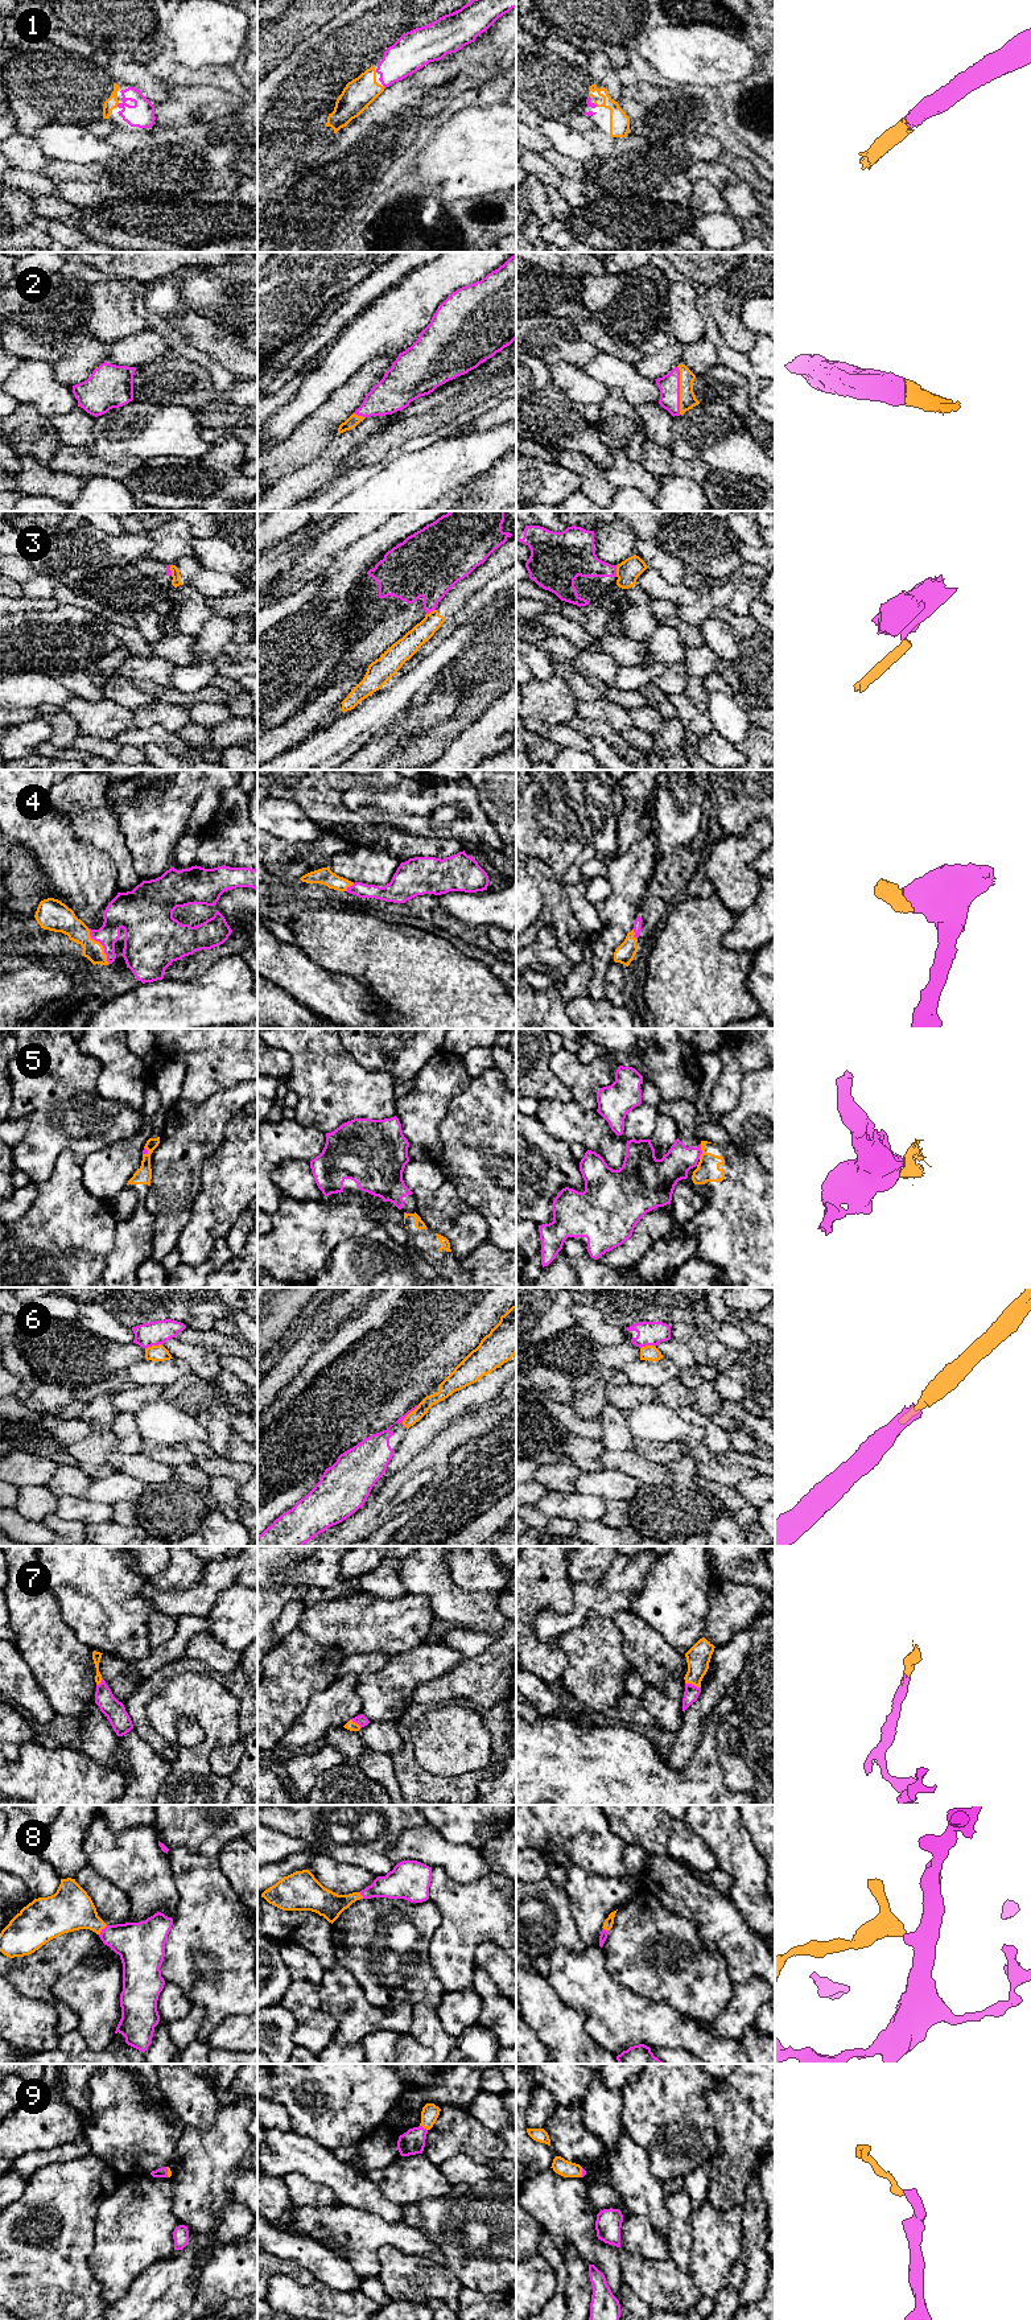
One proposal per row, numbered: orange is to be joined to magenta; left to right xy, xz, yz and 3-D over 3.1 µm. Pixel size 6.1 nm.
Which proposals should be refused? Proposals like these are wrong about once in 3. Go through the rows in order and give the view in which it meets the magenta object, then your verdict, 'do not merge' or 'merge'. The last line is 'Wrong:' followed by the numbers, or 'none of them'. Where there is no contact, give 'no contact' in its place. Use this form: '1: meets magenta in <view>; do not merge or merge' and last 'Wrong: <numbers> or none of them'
1: meets magenta in xy; merge
2: meets magenta in yz; merge
3: meets magenta in yz; do not merge
4: meets magenta in xy; merge
5: meets magenta in yz; do not merge
6: meets magenta in xz; merge
7: meets magenta in yz; merge
8: meets magenta in xy; merge
9: meets magenta in xz; merge
Wrong: 3, 5

